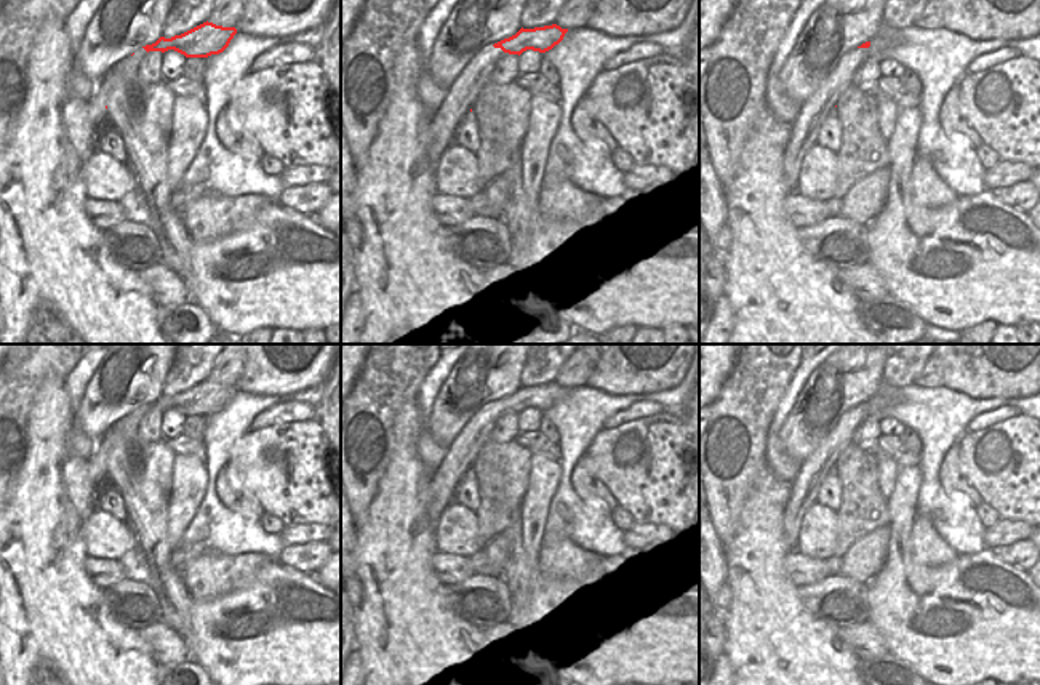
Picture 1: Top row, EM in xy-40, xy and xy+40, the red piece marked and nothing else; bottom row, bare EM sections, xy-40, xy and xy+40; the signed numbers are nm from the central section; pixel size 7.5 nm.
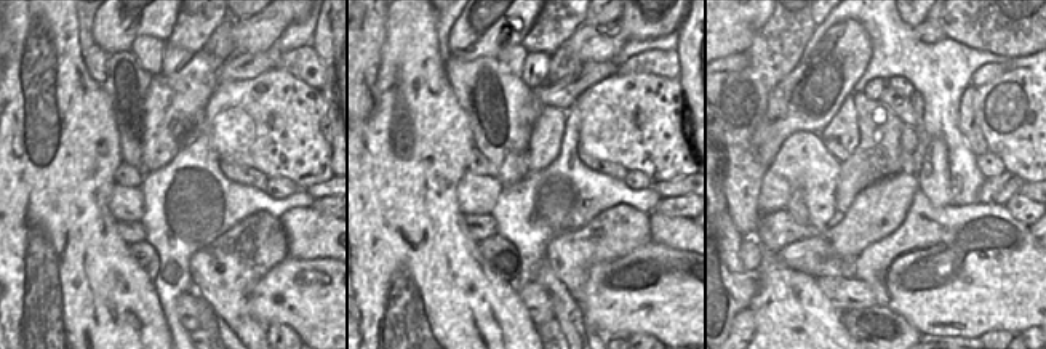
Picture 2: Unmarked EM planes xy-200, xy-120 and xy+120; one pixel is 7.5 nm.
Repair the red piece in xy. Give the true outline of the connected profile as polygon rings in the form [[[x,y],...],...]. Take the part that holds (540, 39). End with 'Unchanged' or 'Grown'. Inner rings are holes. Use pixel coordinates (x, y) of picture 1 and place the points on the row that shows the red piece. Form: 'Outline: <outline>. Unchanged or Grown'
Outline: [[[557,24],[520,29],[515,35],[494,45],[485,46],[459,74],[448,88],[446,98],[432,118],[432,134],[429,138],[429,162],[437,170],[443,152],[454,144],[459,123],[470,112],[482,88],[490,82],[490,75],[498,61],[506,54],[522,54],[526,50],[546,53],[558,45],[568,29]]]. Grown

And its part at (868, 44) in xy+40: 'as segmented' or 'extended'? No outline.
extended

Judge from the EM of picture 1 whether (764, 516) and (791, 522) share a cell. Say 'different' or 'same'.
different

